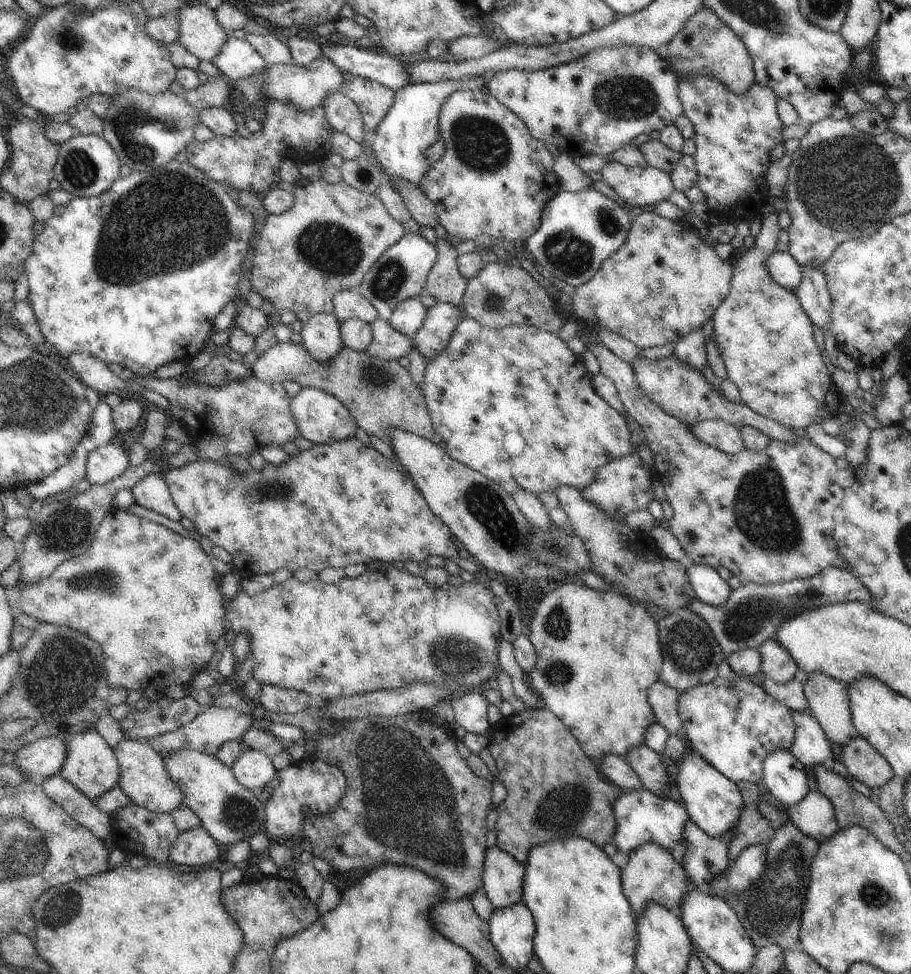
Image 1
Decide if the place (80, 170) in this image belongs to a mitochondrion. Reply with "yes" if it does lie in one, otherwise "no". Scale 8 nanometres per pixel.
yes

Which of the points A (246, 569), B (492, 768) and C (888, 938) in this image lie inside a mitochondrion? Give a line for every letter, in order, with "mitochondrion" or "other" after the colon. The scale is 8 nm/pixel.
A: other
B: other
C: mitochondrion

